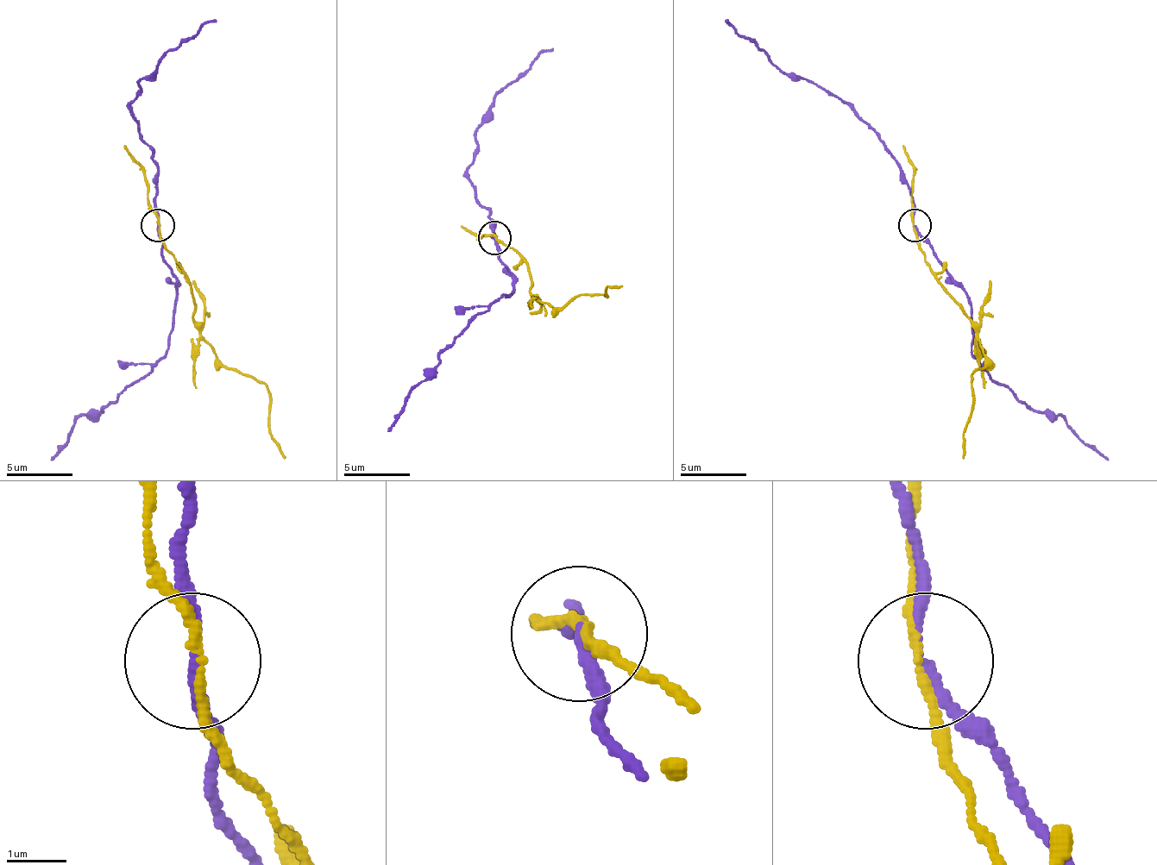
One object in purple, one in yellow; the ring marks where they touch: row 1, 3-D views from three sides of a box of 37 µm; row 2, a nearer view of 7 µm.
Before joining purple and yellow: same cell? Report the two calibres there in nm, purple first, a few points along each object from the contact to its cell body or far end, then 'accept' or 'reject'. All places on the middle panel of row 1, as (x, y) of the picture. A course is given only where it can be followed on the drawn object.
calibres 170 and 140 nm; course purple (493, 237), (513, 290), (504, 293), (440, 357), (420, 380), (386, 430); course yellow (493, 237), (524, 260), (530, 293), (550, 307), (560, 307), (583, 293), (606, 297), (606, 287), (624, 287); reject

